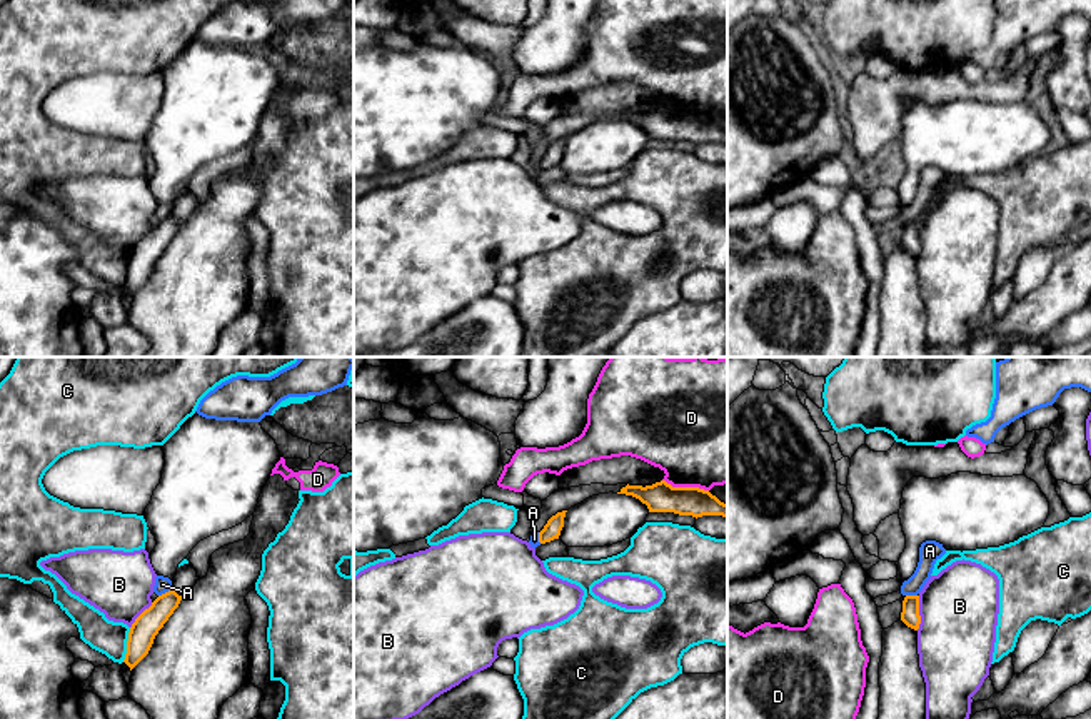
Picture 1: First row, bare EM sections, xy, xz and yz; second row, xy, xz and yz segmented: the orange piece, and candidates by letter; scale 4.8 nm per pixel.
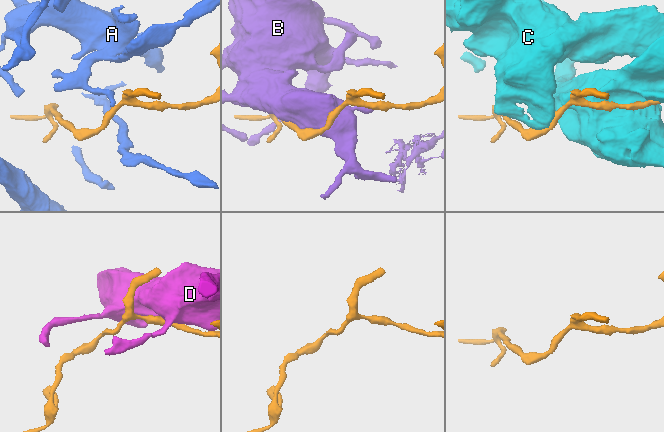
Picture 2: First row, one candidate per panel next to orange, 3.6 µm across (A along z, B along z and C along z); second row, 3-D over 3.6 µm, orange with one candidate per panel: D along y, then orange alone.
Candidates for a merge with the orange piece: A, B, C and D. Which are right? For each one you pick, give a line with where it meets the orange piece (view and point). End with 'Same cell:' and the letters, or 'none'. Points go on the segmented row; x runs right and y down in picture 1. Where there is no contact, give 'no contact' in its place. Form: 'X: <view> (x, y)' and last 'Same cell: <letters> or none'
Same cell: none

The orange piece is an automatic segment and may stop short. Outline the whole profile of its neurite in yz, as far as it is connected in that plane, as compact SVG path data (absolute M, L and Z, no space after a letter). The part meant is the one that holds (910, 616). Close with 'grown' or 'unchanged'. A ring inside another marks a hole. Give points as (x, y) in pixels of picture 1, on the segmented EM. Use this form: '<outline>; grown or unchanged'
M906 596L902 601L902 612L901 612L901 621L918 631L921 624L921 616L919 616L919 596Z; unchanged

